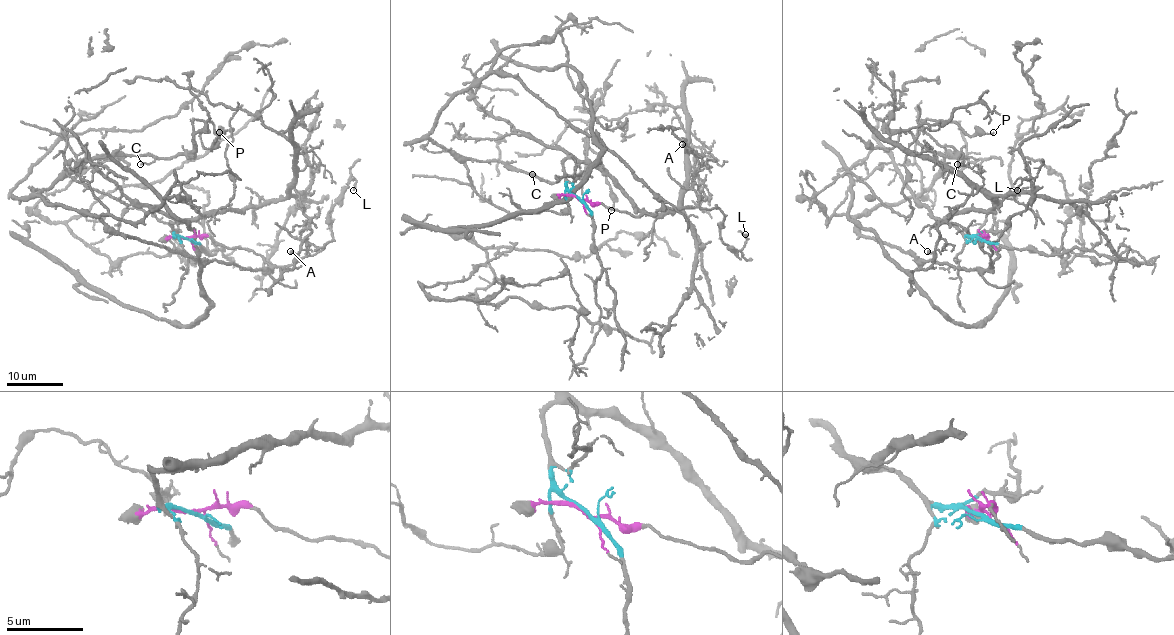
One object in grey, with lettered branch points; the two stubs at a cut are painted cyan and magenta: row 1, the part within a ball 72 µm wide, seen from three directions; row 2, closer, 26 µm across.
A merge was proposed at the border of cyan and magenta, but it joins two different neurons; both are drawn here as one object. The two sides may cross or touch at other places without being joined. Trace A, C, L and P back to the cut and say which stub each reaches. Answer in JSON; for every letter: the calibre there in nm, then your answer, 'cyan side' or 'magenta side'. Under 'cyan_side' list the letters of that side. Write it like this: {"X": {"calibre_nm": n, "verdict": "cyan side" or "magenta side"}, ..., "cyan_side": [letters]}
{"A": {"calibre_nm": 180, "verdict": "cyan side"}, "C": {"calibre_nm": 130, "verdict": "magenta side"}, "L": {"calibre_nm": 130, "verdict": "magenta side"}, "P": {"calibre_nm": 120, "verdict": "magenta side"}, "cyan_side": ["A"]}

